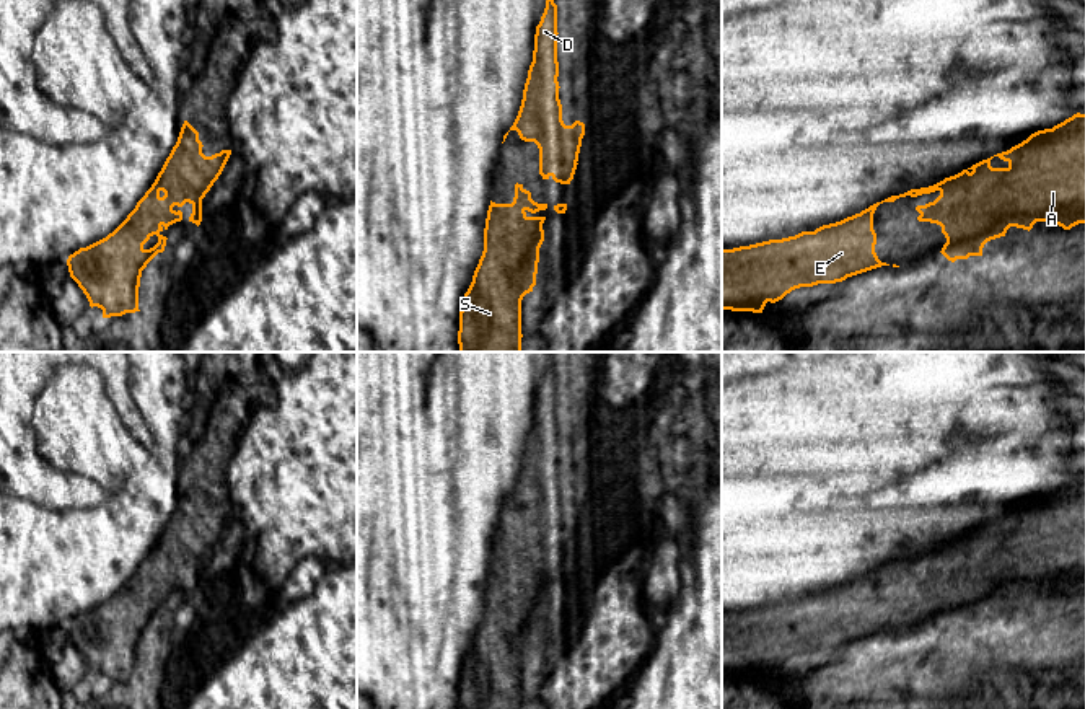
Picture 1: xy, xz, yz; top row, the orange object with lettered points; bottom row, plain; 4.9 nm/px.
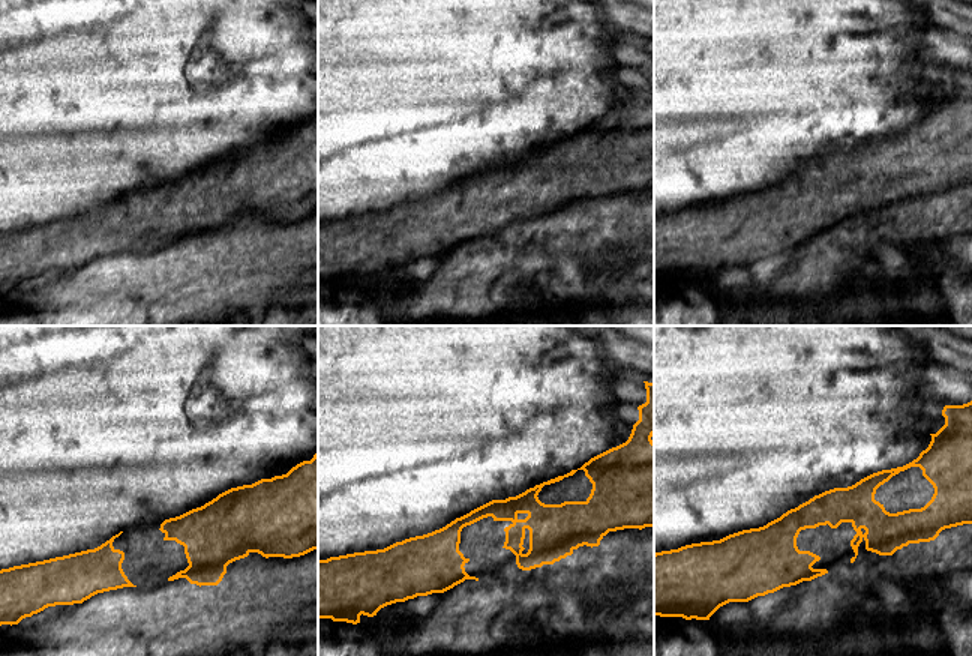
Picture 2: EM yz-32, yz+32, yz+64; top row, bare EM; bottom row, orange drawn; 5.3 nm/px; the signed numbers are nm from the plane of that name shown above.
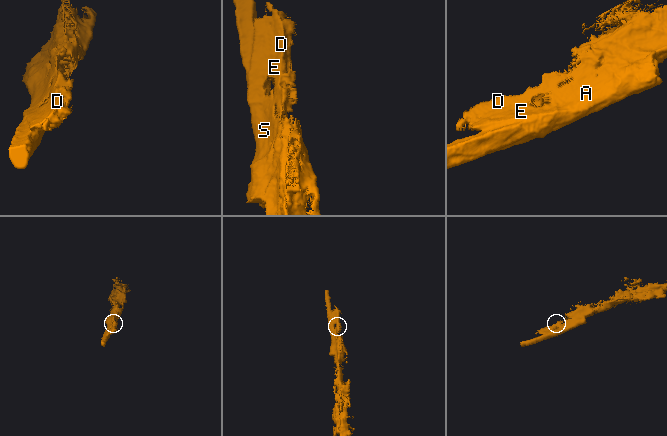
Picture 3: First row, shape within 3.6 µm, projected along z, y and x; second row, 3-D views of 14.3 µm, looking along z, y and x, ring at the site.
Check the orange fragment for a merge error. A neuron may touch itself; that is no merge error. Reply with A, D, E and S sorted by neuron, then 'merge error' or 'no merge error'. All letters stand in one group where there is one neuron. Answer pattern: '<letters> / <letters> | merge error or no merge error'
A D E S | no merge error

